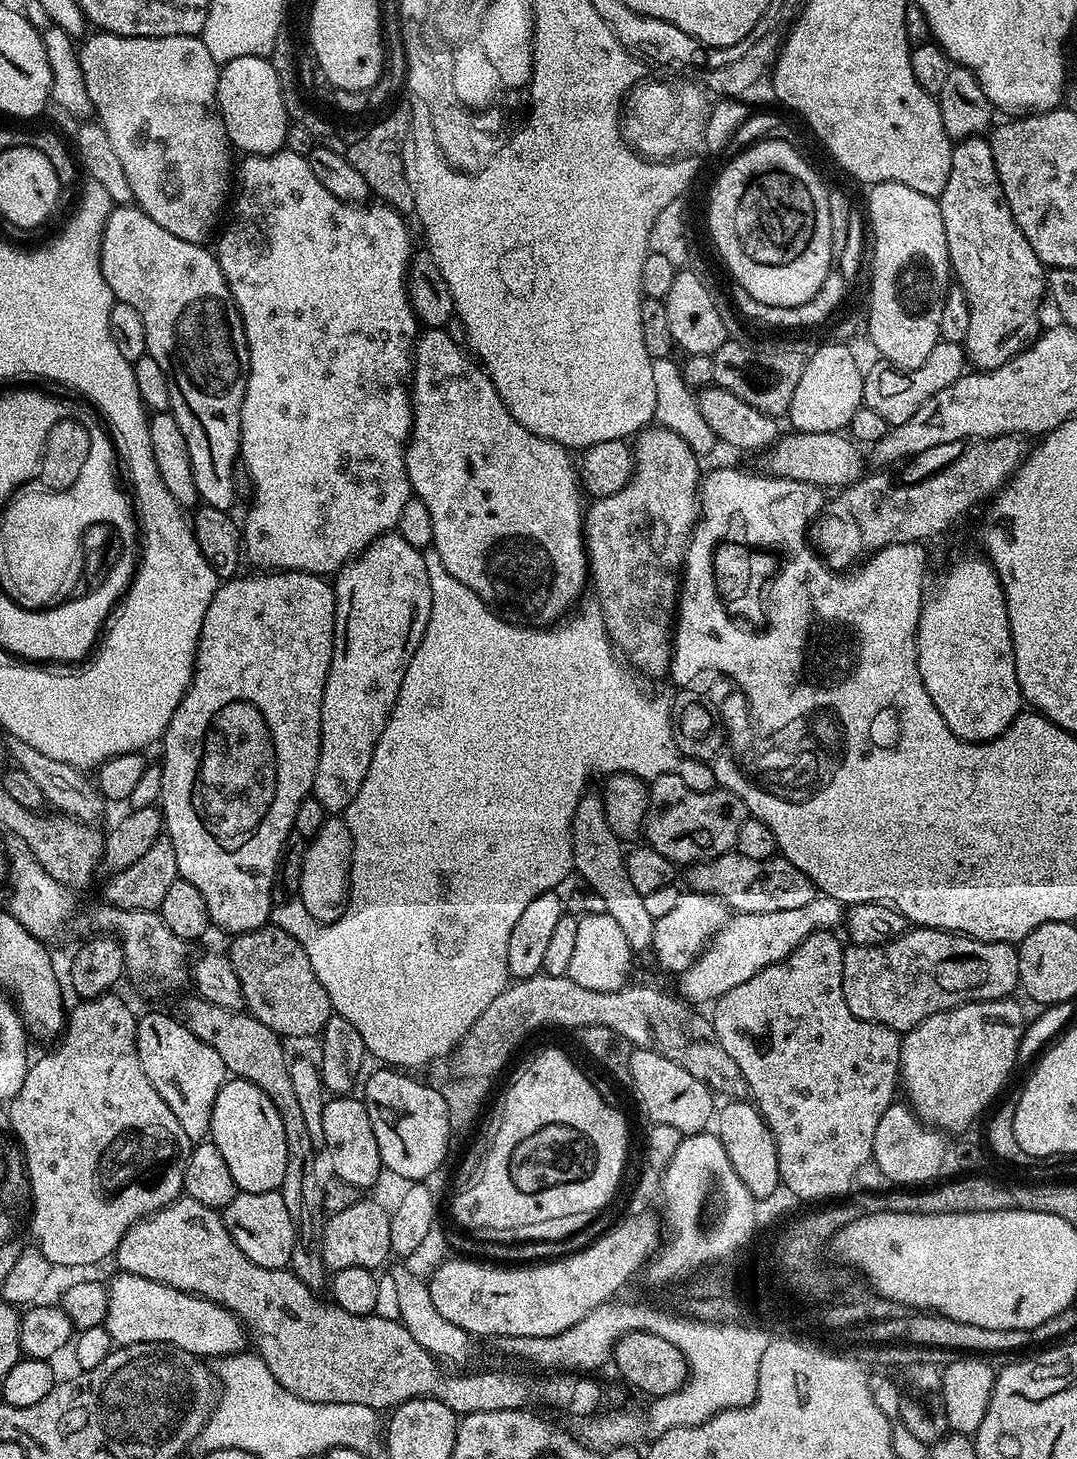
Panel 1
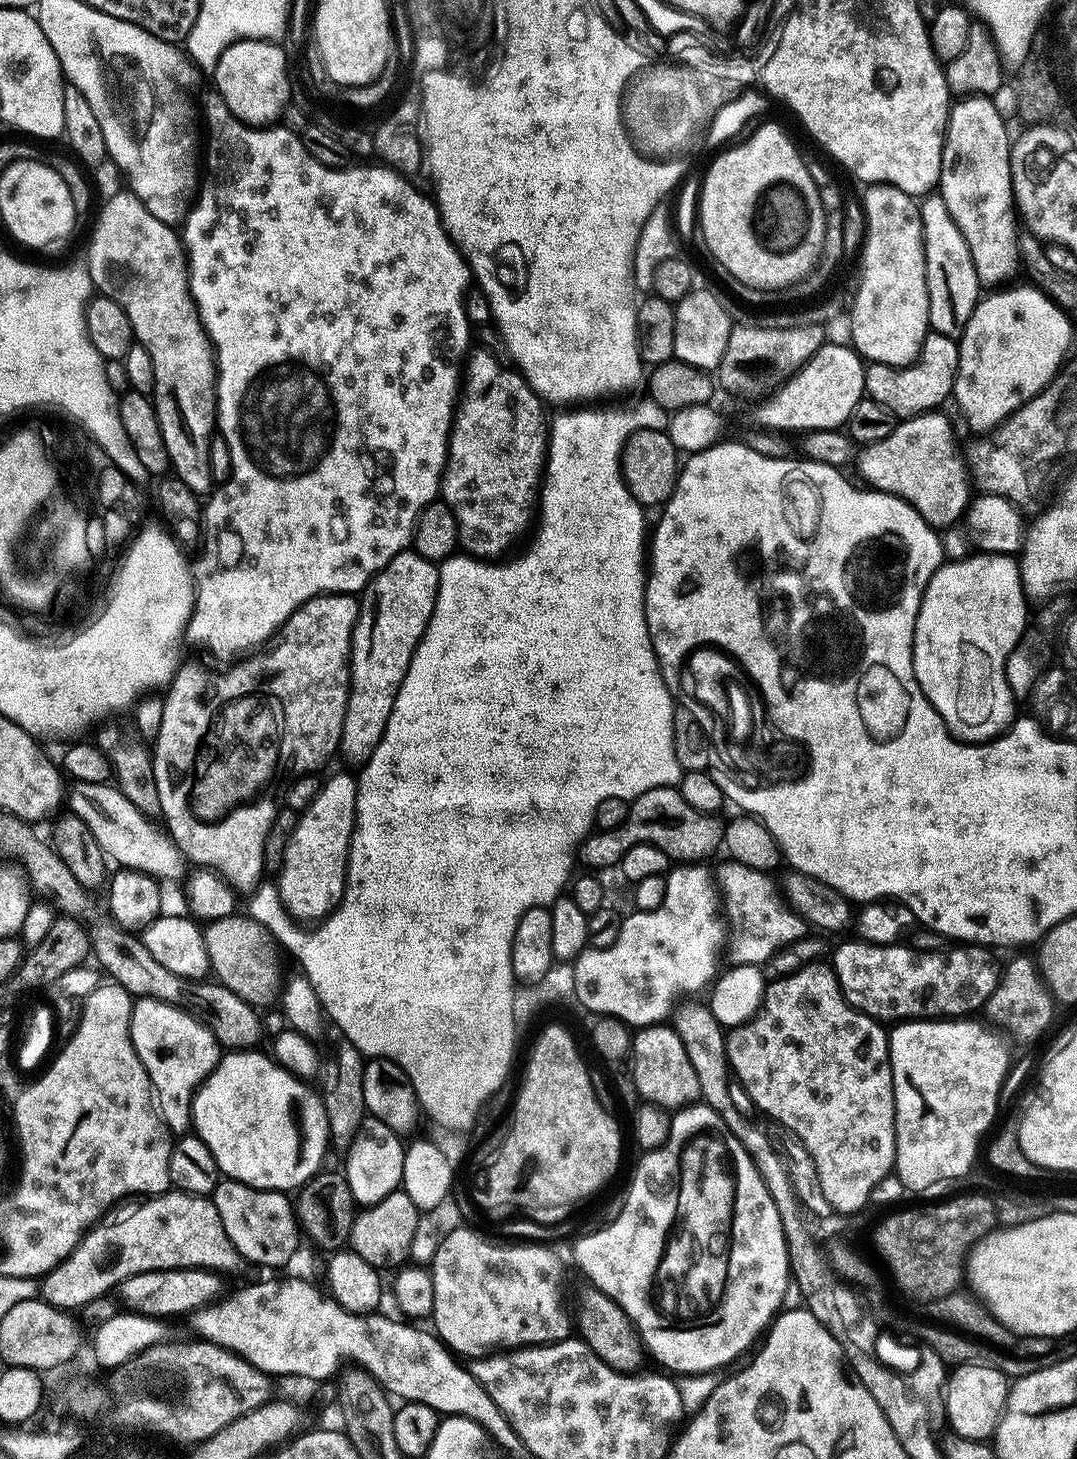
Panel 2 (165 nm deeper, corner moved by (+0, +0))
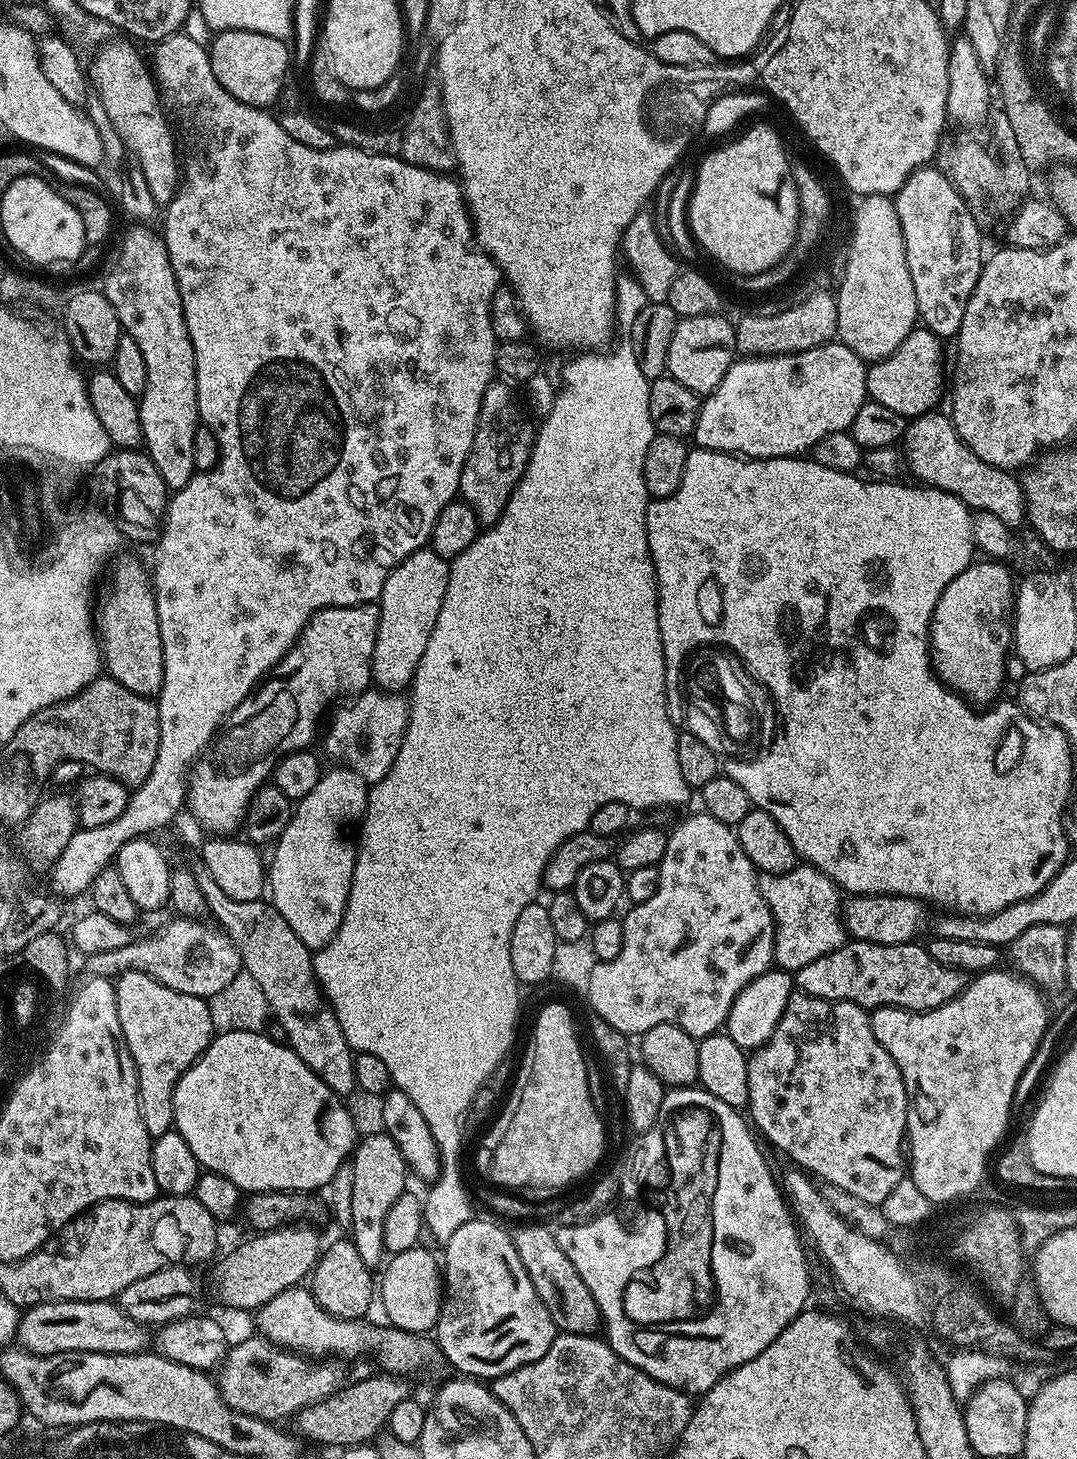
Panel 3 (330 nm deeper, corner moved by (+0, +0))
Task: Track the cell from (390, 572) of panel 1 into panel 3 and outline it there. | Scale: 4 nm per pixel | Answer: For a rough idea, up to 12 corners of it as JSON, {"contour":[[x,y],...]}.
{"contour":[[428,546],[386,578],[372,684],[403,693],[438,622],[449,561]]}

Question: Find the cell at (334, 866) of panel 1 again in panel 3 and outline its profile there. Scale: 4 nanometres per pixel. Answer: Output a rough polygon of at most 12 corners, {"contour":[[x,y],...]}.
{"contour":[[325,771],[266,868],[306,947],[344,917],[369,785]]}

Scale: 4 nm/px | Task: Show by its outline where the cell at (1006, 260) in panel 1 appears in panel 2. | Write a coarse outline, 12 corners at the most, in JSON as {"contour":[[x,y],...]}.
{"contour":[[951,105],[938,185],[984,286],[1022,268],[1013,137]]}

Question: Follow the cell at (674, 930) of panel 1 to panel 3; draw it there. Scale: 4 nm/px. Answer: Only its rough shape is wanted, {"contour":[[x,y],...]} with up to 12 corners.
{"contour":[[807,862],[759,877],[783,971],[846,942],[842,892]]}

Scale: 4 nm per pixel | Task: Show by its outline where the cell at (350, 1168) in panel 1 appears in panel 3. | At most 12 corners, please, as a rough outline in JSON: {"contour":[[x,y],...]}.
{"contour":[[387,1134],[351,1157],[350,1239],[369,1266],[385,1259],[390,1206],[406,1165]]}

